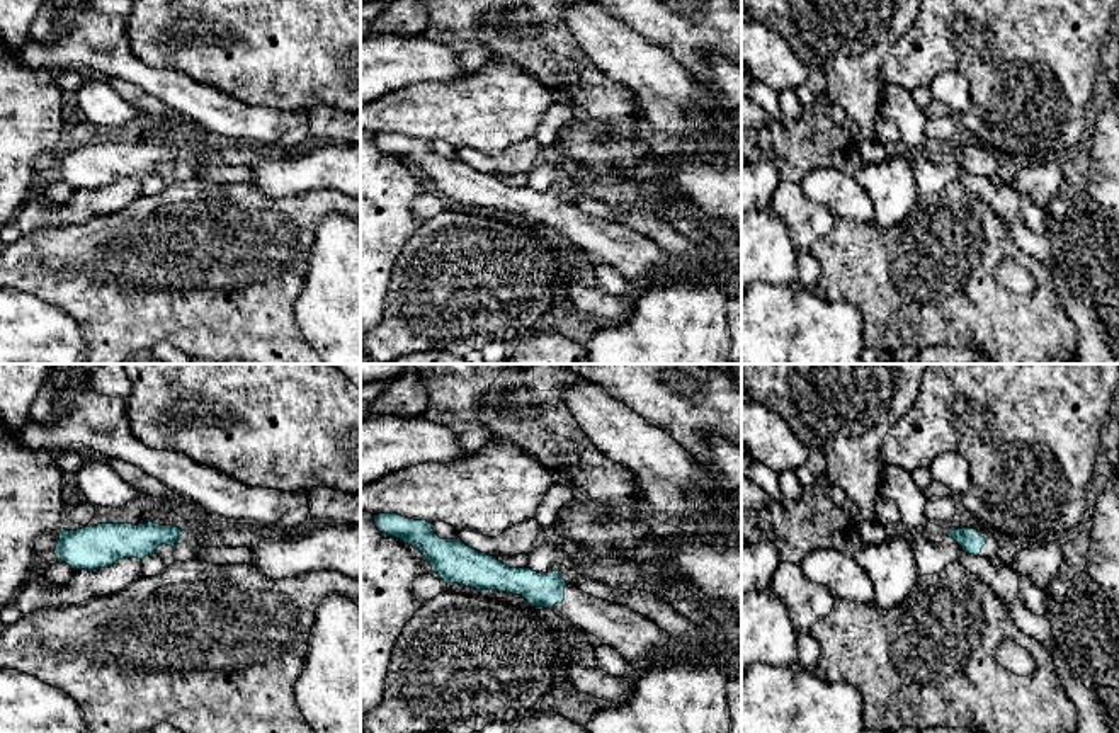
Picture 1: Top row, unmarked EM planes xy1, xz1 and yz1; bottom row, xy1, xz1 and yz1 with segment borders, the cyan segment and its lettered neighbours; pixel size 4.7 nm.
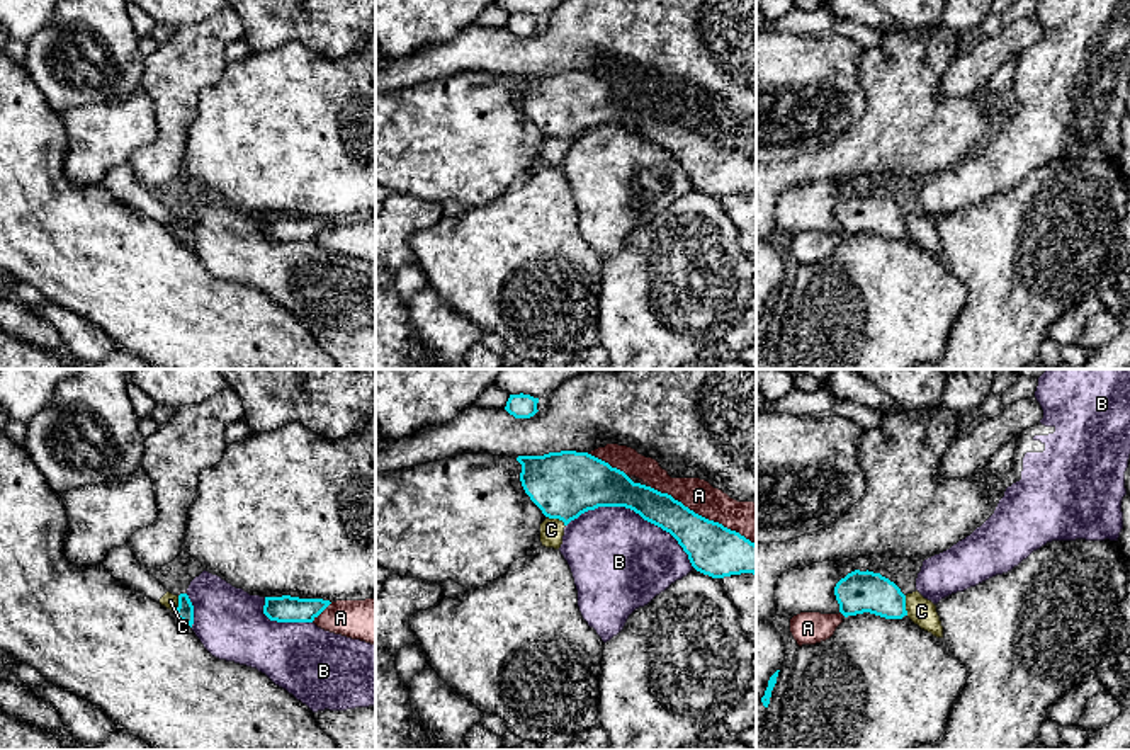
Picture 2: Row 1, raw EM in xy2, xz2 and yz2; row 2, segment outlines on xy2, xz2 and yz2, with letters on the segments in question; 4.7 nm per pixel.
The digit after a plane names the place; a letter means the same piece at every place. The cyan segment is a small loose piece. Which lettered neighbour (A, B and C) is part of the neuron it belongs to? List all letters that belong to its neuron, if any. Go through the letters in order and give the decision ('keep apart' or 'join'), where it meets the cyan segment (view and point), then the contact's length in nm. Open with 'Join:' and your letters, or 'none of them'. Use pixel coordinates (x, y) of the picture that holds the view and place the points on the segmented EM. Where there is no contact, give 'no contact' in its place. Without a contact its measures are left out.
Join: none of them
A: keep apart; meets cyan in xz2 at (717, 522); contact 420 nm long
B: keep apart; meets cyan in xz2 at (634, 511); contact 650 nm long
C: keep apart; meets cyan in xz2 at (558, 517); contact 100 nm long

